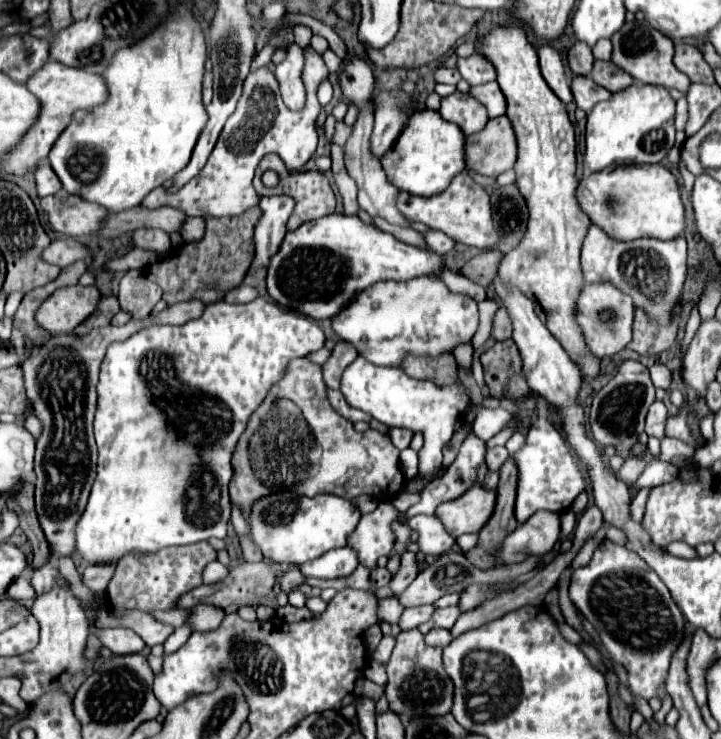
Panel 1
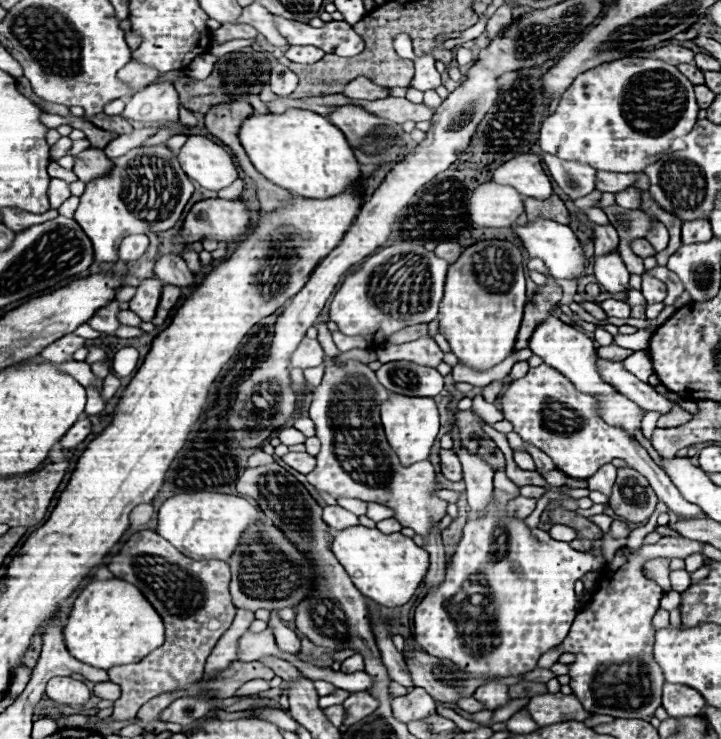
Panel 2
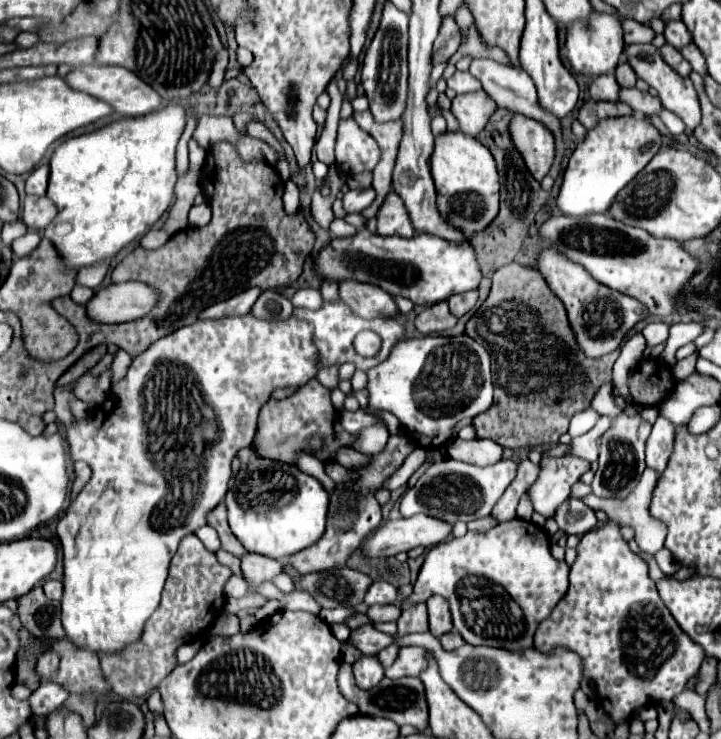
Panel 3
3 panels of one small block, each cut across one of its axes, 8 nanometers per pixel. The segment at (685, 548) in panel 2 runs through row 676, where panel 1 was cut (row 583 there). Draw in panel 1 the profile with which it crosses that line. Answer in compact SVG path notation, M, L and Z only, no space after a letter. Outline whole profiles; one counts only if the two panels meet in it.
M604 540L596 550L592 560L576 568L570 580L570 600L574 606L592 622L596 632L600 634L602 644L610 652L614 662L620 662L628 670L628 682L634 694L640 694L644 698L652 696L666 696L666 672L668 672L668 662L676 650L676 646L684 640L684 616L680 614L680 608L668 594L668 588L656 576L656 572L630 548L614 544L610 540Z

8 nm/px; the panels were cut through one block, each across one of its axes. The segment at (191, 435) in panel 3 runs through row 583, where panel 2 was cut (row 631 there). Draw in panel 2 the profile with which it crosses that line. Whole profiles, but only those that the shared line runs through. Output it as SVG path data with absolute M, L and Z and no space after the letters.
M116 578L90 582L72 606L68 624L64 626L64 642L78 662L108 670L112 666L140 662L148 652L162 646L164 622L136 586Z

